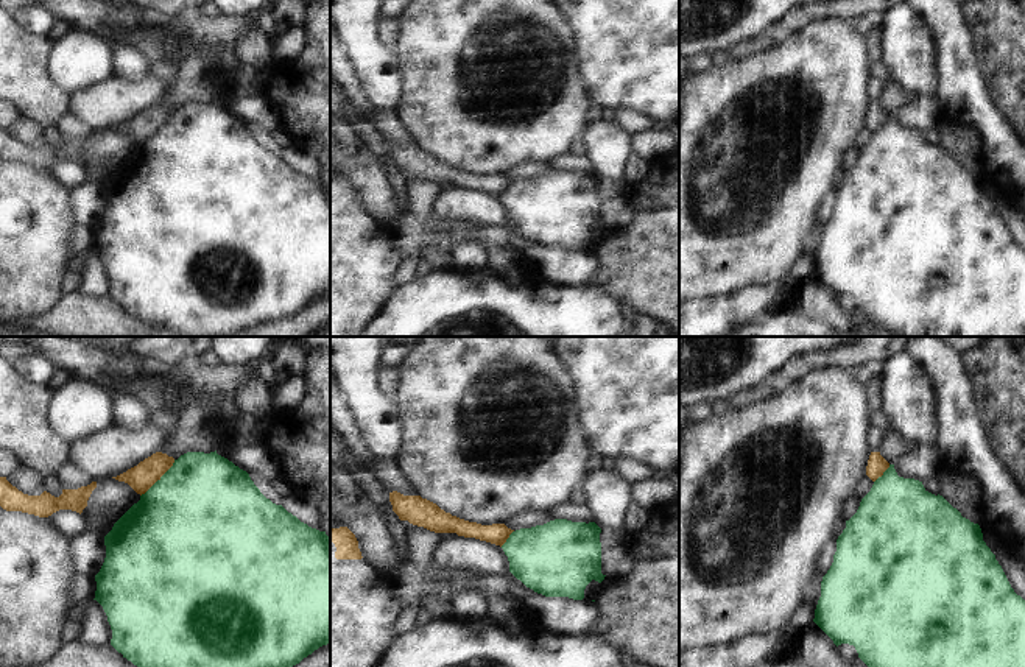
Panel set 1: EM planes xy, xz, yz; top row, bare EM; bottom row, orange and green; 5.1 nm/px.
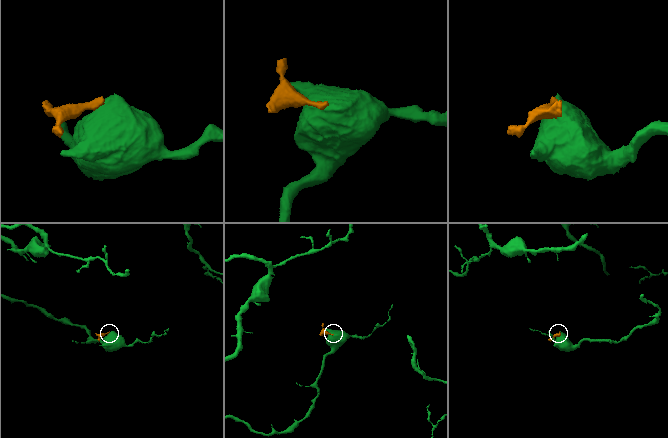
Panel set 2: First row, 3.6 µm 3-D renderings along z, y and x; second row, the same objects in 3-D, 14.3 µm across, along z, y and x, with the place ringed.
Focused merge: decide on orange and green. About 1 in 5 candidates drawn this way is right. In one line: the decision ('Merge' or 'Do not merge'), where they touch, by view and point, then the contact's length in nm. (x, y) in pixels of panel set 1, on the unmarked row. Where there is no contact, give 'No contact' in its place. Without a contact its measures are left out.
Do not merge. Touches orange at xy (158, 130). Shared border 260 nm

